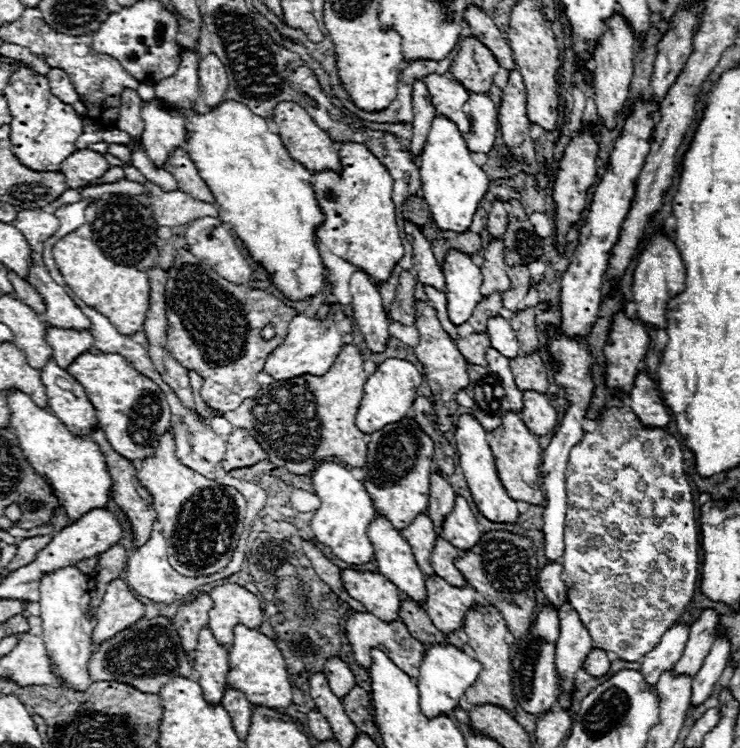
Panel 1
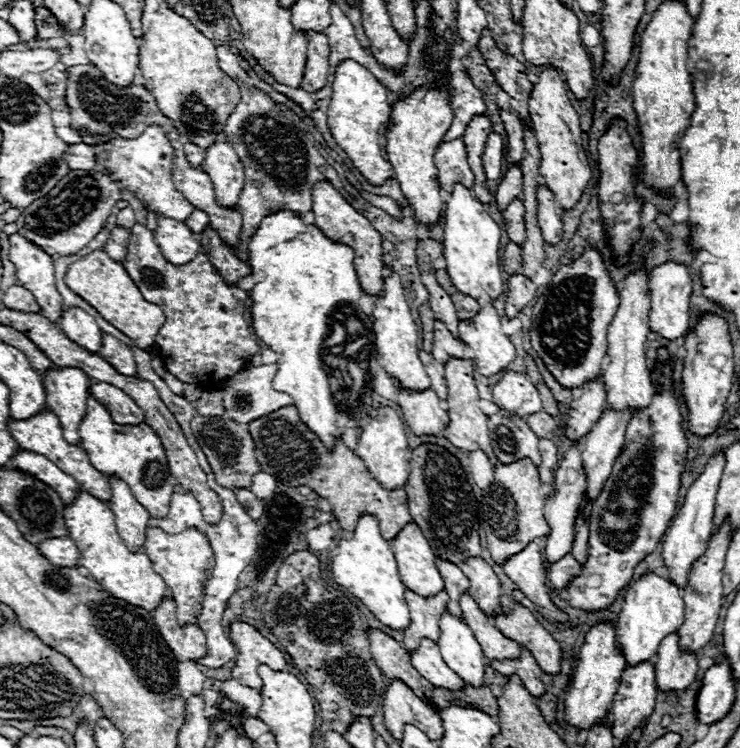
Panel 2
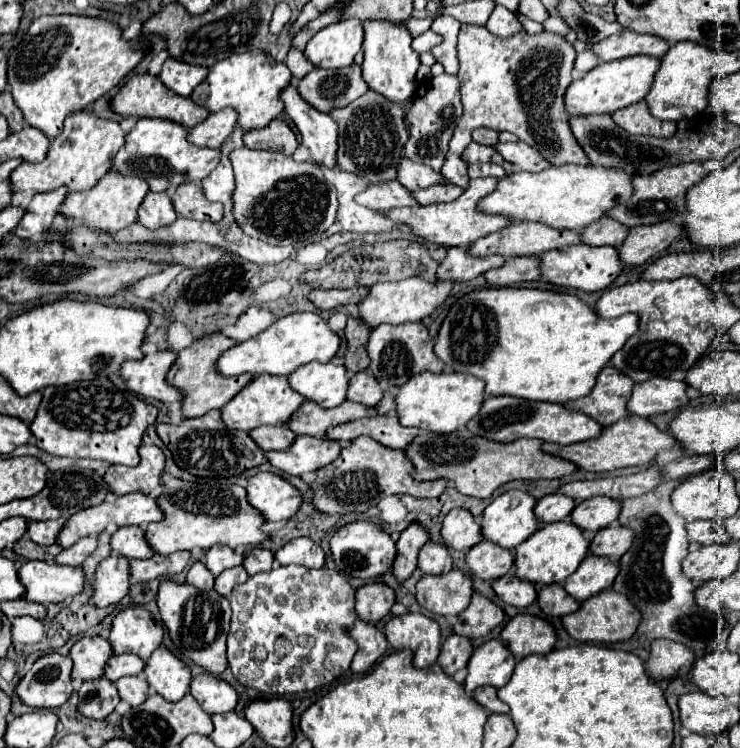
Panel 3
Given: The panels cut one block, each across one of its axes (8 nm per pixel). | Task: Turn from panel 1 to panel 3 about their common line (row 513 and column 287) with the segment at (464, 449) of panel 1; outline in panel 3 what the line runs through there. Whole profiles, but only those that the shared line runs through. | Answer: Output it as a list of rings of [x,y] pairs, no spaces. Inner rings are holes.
[[[260,472],[248,478],[246,490],[248,502],[260,510],[268,522],[292,518],[302,504],[300,490],[274,472]]]

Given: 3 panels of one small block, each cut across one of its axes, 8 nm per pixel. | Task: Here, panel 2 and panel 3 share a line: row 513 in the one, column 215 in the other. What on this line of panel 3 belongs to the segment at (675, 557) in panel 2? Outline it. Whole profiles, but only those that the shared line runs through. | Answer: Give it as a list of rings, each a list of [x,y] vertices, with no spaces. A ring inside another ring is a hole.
[[[204,672],[190,682],[190,694],[196,698],[196,702],[202,706],[204,712],[212,714],[224,714],[234,710],[238,696],[234,688],[216,676]]]

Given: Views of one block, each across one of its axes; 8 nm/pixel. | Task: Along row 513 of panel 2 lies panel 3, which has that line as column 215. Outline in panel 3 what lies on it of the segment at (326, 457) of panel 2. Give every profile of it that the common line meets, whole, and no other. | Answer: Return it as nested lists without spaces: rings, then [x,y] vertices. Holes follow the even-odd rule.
[[[214,332],[212,336],[208,338],[200,338],[196,340],[190,348],[178,352],[178,358],[174,362],[174,366],[170,368],[168,372],[168,384],[180,388],[184,392],[184,402],[182,402],[182,408],[184,408],[184,416],[186,418],[198,418],[198,416],[204,416],[206,412],[210,410],[216,410],[216,408],[222,408],[224,404],[228,404],[244,386],[248,386],[248,382],[252,382],[252,374],[240,374],[240,376],[224,376],[216,370],[216,362],[220,358],[222,352],[226,352],[228,348],[232,348],[236,344],[236,340],[220,334],[220,332]]]

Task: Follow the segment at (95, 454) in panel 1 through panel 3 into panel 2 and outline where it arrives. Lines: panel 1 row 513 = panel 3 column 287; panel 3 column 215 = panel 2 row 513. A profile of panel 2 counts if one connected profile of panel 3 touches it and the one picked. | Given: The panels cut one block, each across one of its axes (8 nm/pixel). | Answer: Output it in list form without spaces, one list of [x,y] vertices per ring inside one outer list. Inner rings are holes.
[[[82,490],[78,500],[72,506],[64,508],[64,520],[70,538],[78,544],[78,548],[82,548],[82,566],[88,568],[92,578],[108,594],[148,612],[154,612],[158,608],[162,598],[168,594],[168,588],[162,578],[152,570],[152,562],[148,556],[144,556],[144,552],[134,554],[124,546],[114,524],[114,514],[106,504]]]

